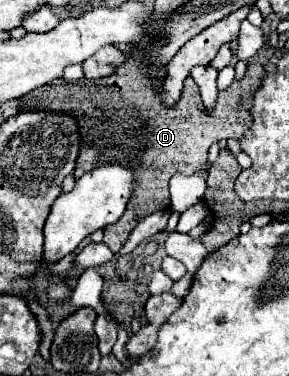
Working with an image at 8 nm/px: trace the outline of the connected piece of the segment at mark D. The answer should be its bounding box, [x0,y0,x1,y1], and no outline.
[19,60,265,254]

